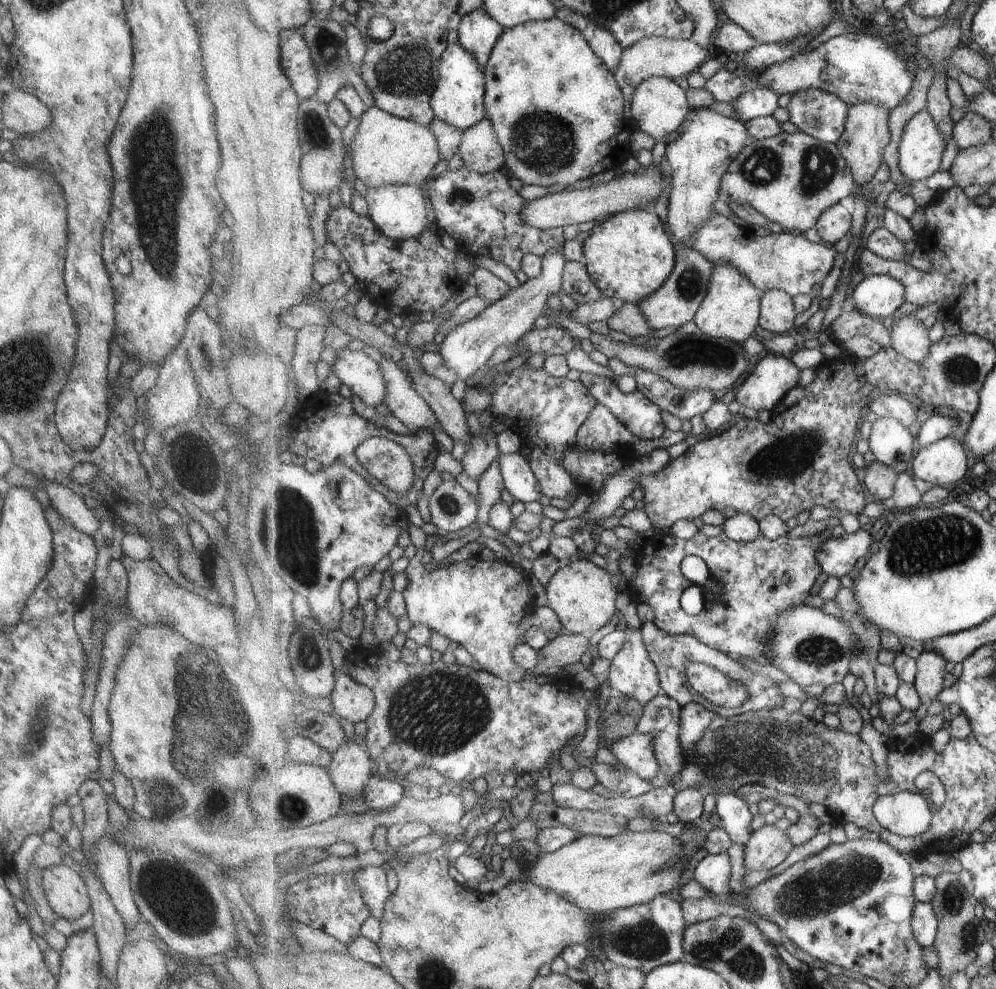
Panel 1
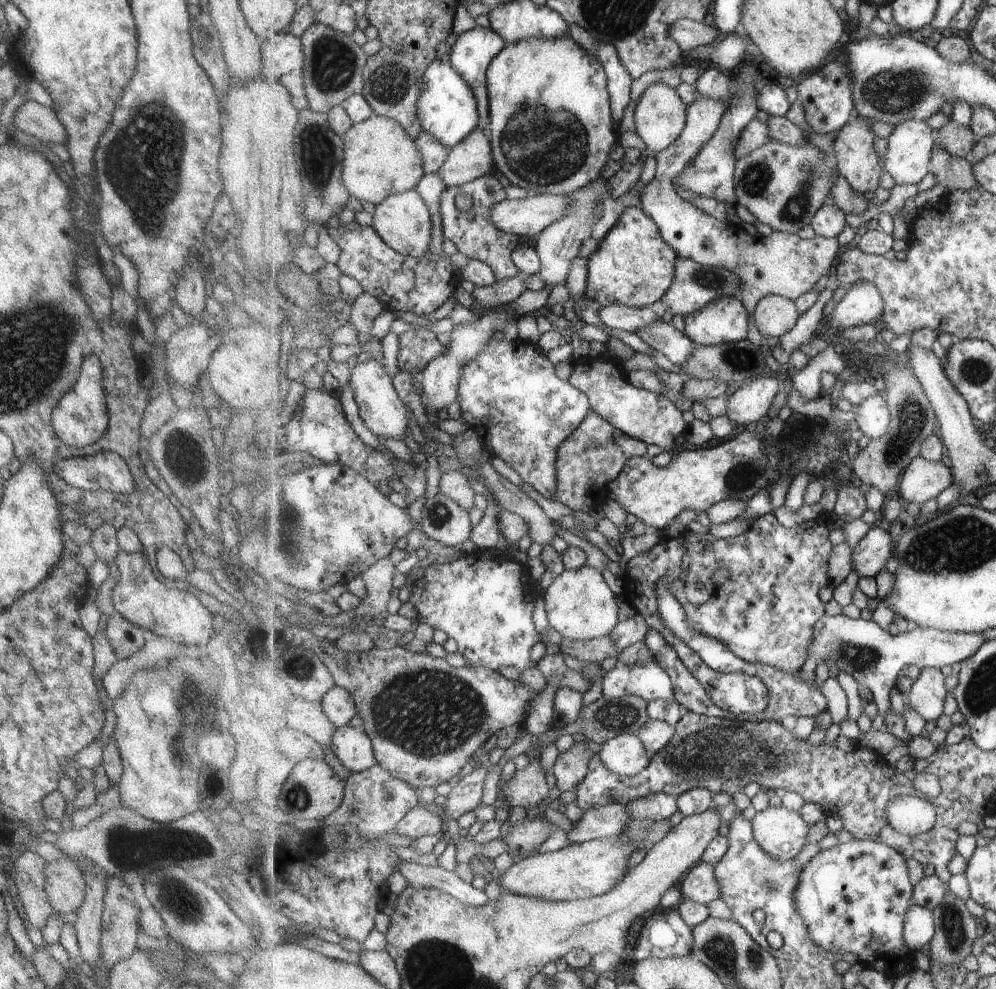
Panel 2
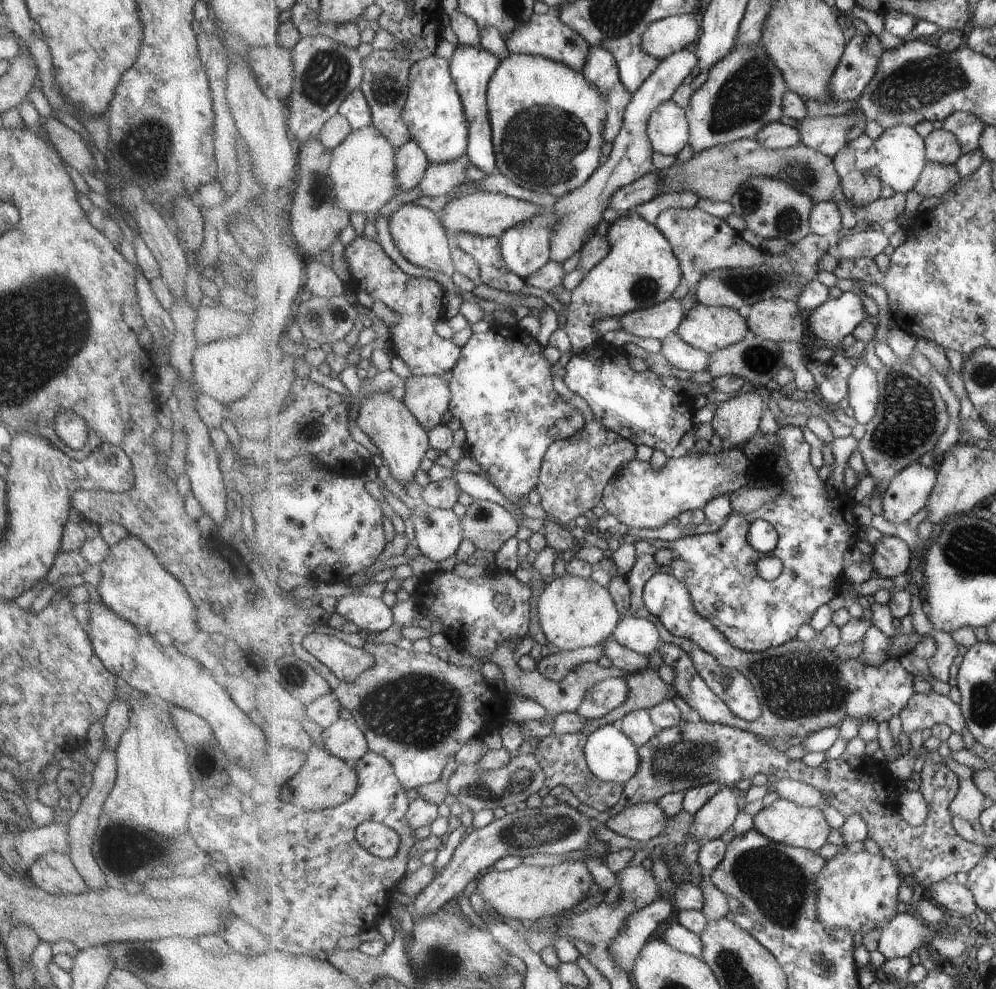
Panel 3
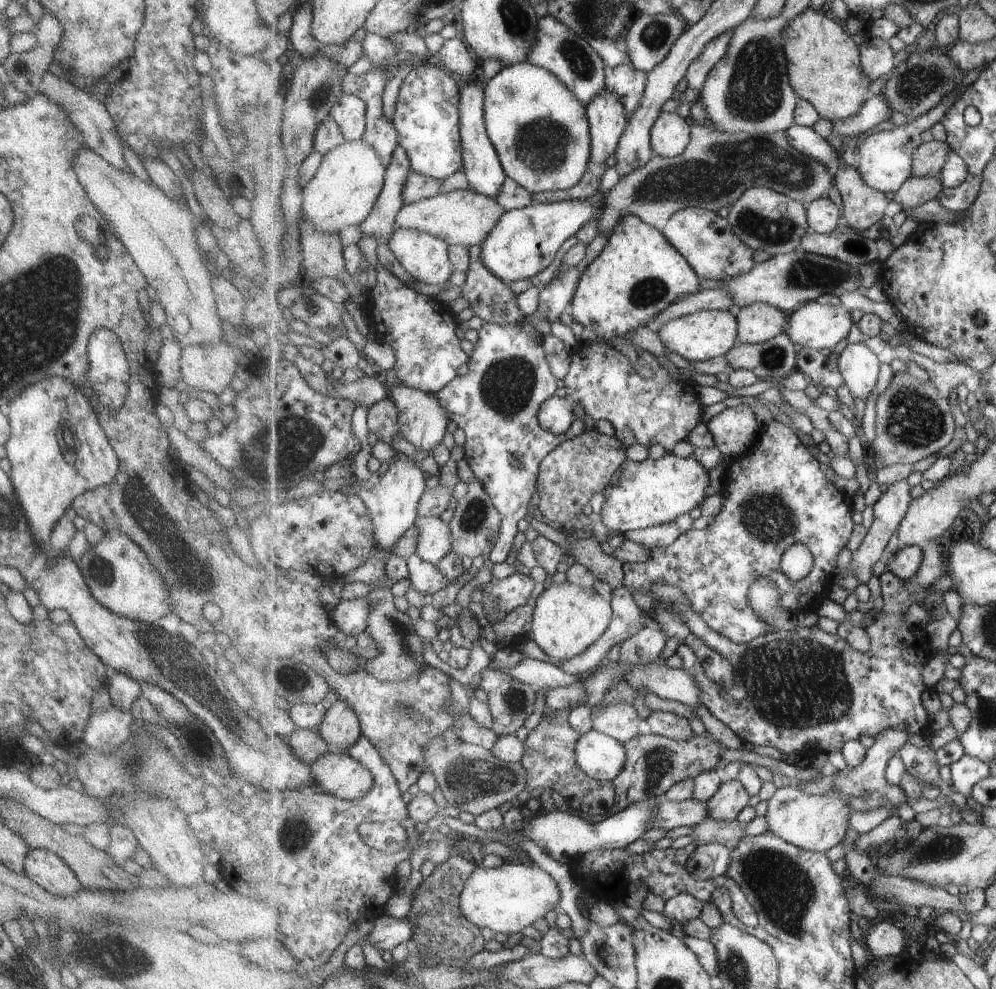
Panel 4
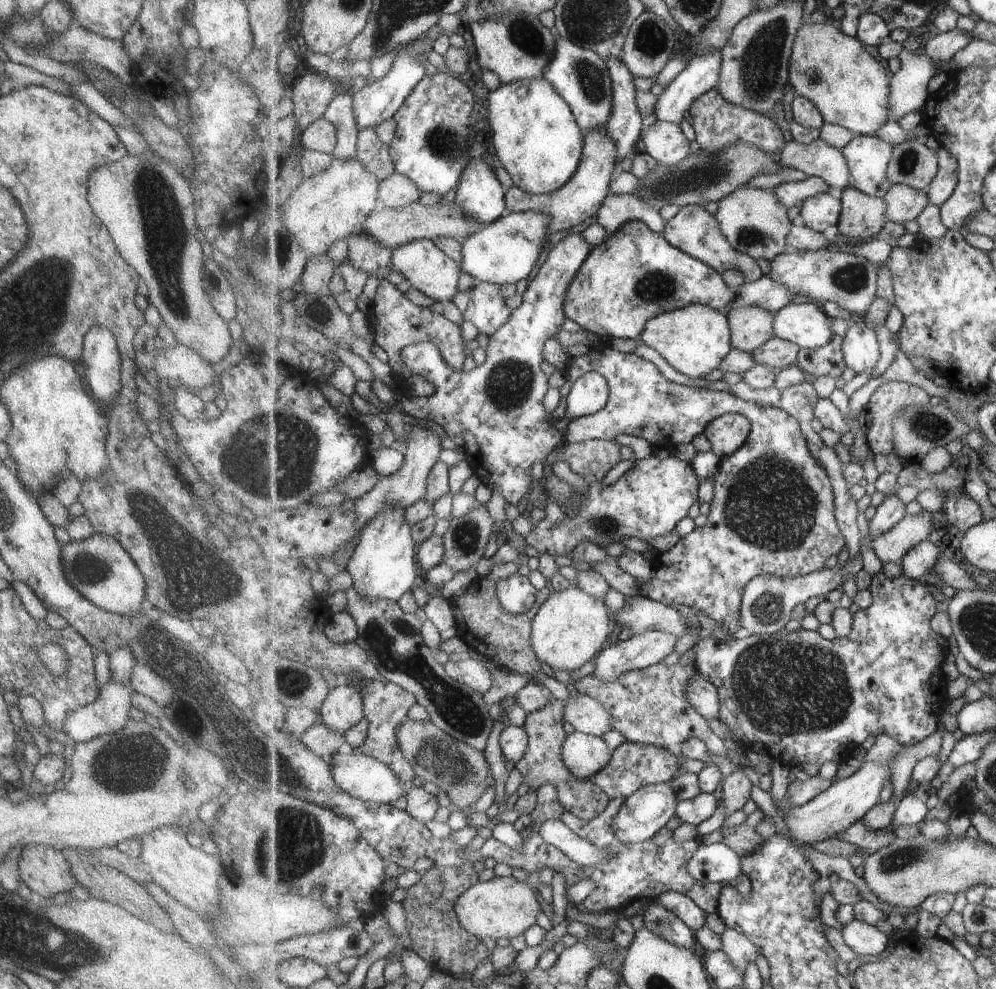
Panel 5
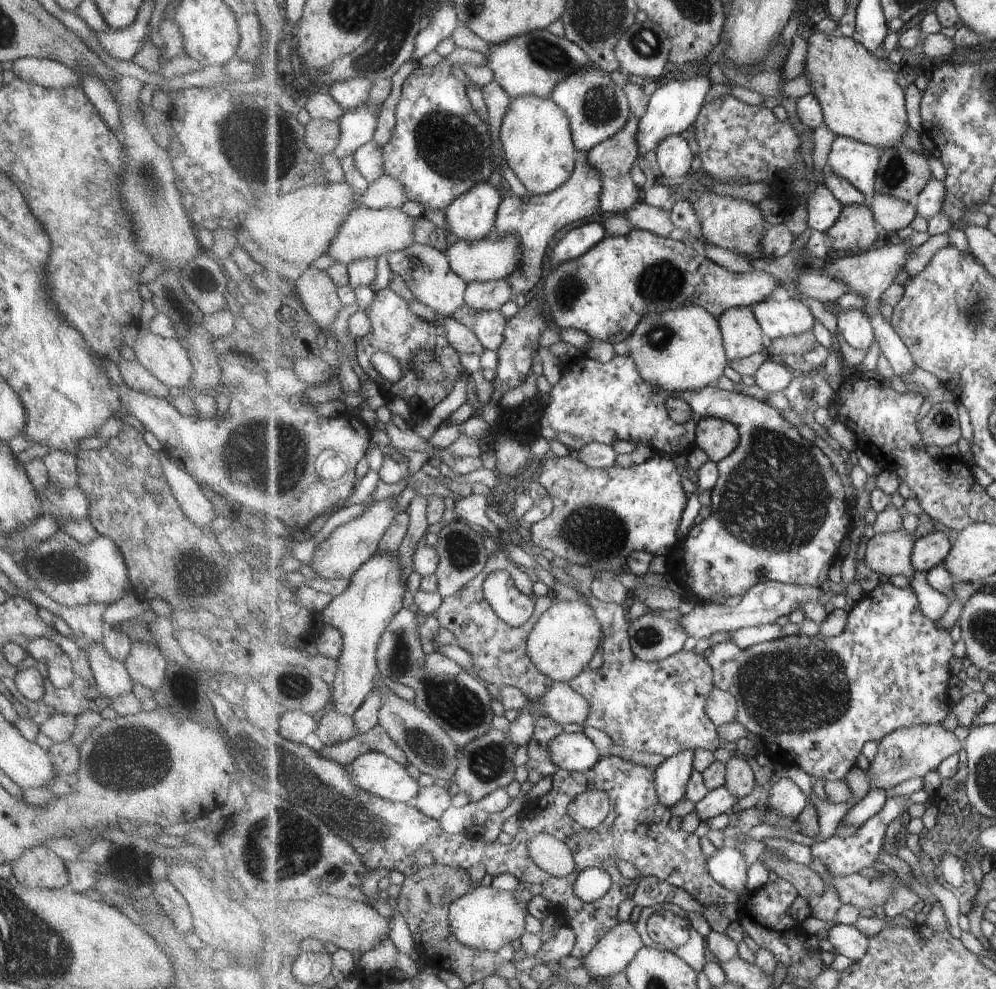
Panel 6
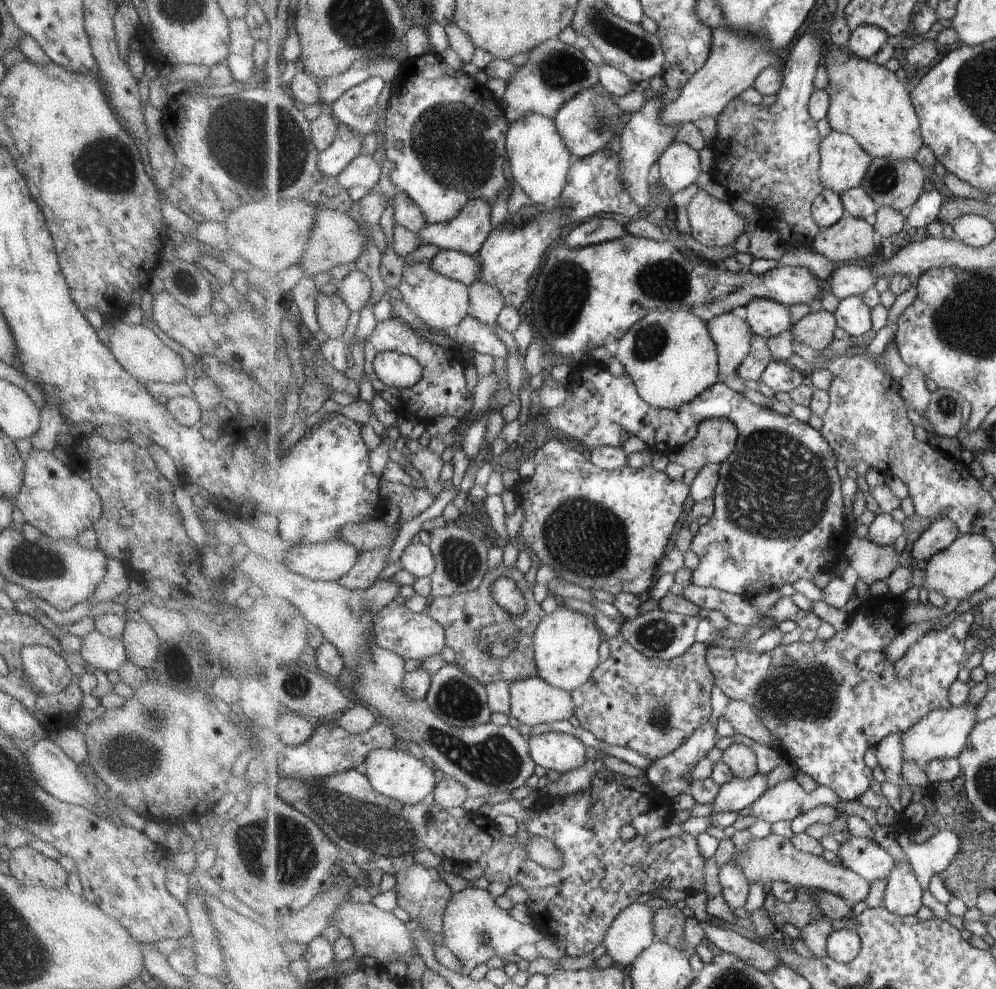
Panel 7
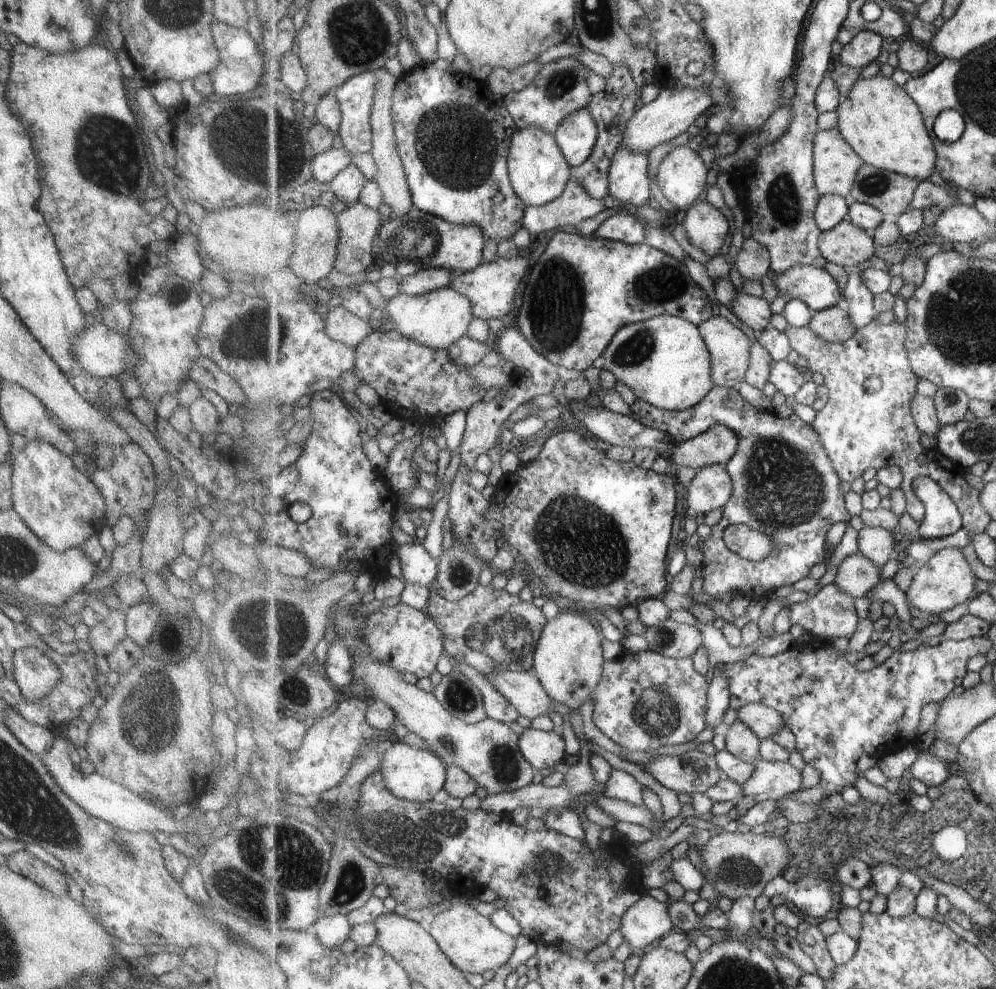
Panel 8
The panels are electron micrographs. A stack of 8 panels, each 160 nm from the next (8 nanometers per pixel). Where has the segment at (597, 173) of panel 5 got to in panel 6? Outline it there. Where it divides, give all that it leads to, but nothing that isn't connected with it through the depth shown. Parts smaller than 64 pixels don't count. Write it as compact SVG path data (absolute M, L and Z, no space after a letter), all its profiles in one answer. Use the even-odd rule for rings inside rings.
M579 152L576 162L576 171L557 191L547 195L528 194L522 198L515 196L513 192L508 191L504 194L504 200L501 204L500 211L497 214L495 232L501 236L515 234L521 240L523 252L521 264L515 268L515 272L507 278L513 286L513 296L525 294L539 284L543 278L545 270L545 254L549 250L551 238L565 228L567 224L573 222L583 222L585 218L589 220L593 214L599 212L599 198L603 193L603 177L589 160L589 152Z

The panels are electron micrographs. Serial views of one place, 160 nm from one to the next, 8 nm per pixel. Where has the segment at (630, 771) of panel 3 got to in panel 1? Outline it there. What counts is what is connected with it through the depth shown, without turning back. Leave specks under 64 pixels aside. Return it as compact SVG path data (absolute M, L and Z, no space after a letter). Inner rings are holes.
M656 732L633 733L628 737L619 738L609 749L623 766L627 766L644 780L651 780L660 772L660 762L654 747L656 734Z

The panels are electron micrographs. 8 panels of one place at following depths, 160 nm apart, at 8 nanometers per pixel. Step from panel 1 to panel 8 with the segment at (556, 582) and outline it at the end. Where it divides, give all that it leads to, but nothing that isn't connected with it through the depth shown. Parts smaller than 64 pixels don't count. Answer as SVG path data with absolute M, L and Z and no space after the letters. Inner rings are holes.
M561 609L554 618L548 620L548 624L541 634L534 656L533 674L555 702L565 704L571 710L579 708L579 706L583 706L585 702L589 702L593 698L597 686L603 678L606 659L603 656L603 646L601 644L603 644L603 640L599 636L599 630L583 614L575 612L575 609L572 611Z

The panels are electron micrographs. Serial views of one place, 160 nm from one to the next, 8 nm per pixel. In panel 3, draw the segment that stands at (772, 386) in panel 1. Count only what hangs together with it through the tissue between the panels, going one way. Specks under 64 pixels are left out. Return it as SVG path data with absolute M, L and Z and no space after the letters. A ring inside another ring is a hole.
M757 391L730 396L718 404L712 415L712 424L717 436L727 440L733 448L743 448L757 432L765 414L766 403Z

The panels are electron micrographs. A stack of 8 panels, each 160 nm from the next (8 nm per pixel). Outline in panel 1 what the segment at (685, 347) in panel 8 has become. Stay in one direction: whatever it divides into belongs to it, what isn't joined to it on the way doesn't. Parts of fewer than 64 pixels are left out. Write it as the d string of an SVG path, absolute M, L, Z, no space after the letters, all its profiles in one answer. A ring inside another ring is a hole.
M715 263L713 276L694 322L697 328L710 337L721 337L743 344L760 326L761 299L760 288L735 265Z

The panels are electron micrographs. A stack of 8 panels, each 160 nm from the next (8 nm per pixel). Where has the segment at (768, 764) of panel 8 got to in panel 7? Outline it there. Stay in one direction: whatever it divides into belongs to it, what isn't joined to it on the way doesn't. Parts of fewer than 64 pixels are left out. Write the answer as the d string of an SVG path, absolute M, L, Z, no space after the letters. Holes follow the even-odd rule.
M757 772L753 778L737 778L721 787L721 792L712 804L713 812L738 812L751 807L771 787L767 786L767 774Z

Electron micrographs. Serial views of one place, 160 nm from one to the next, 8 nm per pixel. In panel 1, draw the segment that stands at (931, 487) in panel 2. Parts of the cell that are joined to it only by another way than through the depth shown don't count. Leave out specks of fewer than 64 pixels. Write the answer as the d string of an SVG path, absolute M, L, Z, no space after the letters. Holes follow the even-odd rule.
M955 436L945 437L926 447L917 449L912 462L915 478L937 483L939 486L952 487L967 472L969 456Z

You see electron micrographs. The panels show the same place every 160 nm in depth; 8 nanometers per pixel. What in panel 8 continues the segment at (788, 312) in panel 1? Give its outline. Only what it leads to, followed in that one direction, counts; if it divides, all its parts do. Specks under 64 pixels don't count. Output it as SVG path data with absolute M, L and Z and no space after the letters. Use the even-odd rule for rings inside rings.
M725 312L707 320L698 328L709 350L713 382L717 386L739 388L740 384L746 381L747 372L750 368L752 343L749 342L749 336L739 326L735 326L732 318Z

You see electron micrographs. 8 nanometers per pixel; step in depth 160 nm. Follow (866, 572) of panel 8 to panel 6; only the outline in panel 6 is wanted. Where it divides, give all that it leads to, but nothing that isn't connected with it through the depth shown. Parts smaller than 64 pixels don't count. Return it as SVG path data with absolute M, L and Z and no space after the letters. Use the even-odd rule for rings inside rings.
M902 527L895 532L874 534L867 542L864 562L881 579L903 574L911 582L916 575L911 557L917 538L915 530L906 532Z

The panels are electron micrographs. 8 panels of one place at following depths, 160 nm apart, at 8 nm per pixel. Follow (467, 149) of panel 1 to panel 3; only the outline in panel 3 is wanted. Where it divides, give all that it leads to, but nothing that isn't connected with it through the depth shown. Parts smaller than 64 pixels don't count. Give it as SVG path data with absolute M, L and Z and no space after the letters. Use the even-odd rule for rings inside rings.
M469 156L453 162L432 164L427 168L423 180L419 182L421 194L427 197L447 196L451 190L467 181L467 166L471 165Z

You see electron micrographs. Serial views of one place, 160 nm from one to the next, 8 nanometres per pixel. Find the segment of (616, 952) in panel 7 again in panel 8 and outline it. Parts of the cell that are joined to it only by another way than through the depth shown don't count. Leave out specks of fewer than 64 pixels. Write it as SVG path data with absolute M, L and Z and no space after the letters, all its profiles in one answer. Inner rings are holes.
M643 896L629 908L623 918L621 932L633 954L643 958L653 946L675 930L668 906L668 902L663 903L651 896Z

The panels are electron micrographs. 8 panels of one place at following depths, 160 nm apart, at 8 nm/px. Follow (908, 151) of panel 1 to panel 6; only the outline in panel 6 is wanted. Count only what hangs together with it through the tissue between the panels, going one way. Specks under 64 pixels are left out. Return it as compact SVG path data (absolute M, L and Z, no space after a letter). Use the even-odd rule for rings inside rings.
M838 135L832 144L827 171L849 179L867 197L866 202L871 206L878 193L876 180L882 154L883 151L876 146Z

